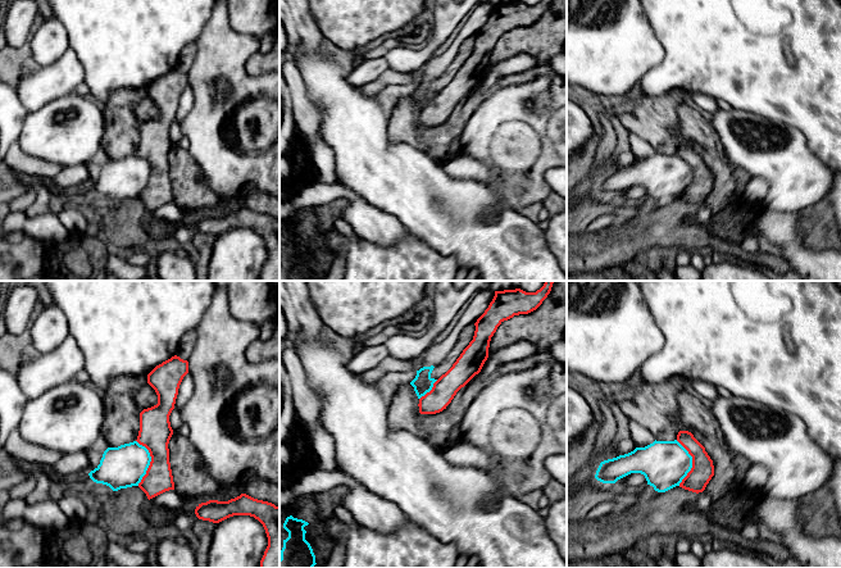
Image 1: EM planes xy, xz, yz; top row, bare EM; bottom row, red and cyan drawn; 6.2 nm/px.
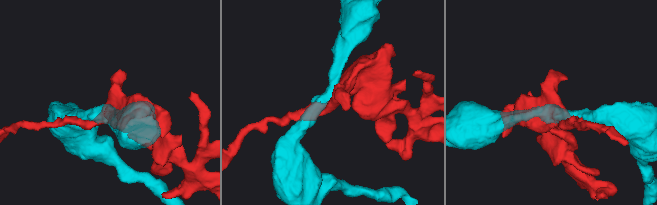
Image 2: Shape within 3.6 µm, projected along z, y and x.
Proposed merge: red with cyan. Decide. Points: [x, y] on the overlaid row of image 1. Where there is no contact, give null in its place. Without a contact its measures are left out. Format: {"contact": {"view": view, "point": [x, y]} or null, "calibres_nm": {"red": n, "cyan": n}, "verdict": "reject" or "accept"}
{"contact": {"view": "xy", "point": [150, 462]}, "calibres_nm": {"red": 200, "cyan": 260}, "verdict": "reject"}

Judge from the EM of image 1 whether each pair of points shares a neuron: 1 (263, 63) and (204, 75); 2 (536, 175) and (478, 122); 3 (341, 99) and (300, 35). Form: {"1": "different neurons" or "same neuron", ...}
{"1": "different neurons", "2": "same neuron", "3": "same neuron"}

